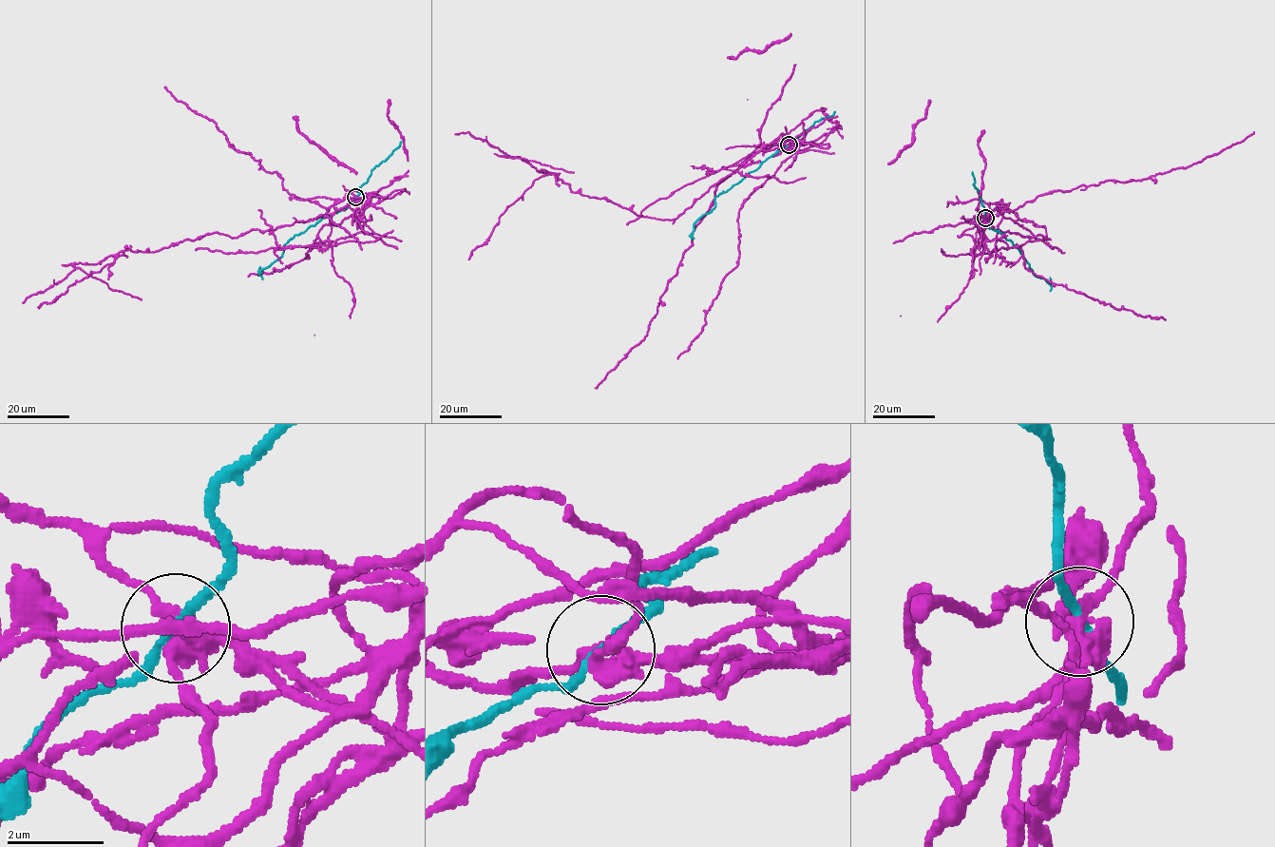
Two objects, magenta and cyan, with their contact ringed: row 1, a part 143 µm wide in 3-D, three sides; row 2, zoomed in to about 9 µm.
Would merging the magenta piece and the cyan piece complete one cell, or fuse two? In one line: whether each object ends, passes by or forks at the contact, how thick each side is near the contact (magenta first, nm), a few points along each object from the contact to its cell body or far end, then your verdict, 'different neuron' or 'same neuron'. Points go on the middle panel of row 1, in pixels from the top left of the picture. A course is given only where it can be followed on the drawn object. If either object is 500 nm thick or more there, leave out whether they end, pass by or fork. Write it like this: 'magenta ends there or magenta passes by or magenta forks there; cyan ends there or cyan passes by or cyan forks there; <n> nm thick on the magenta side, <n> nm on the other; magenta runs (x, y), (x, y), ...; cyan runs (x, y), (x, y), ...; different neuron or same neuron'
magenta forks there; cyan passes by; 320 nm thick on the magenta side, 150 nm on the other; magenta runs (789, 144), (798, 142), (779, 136), (672, 220), (639, 217), (573, 192), (552, 174), (540, 177), (468, 259); cyan runs (789, 144), (716, 197), (714, 208), (694, 224), (693, 238); different neuron

